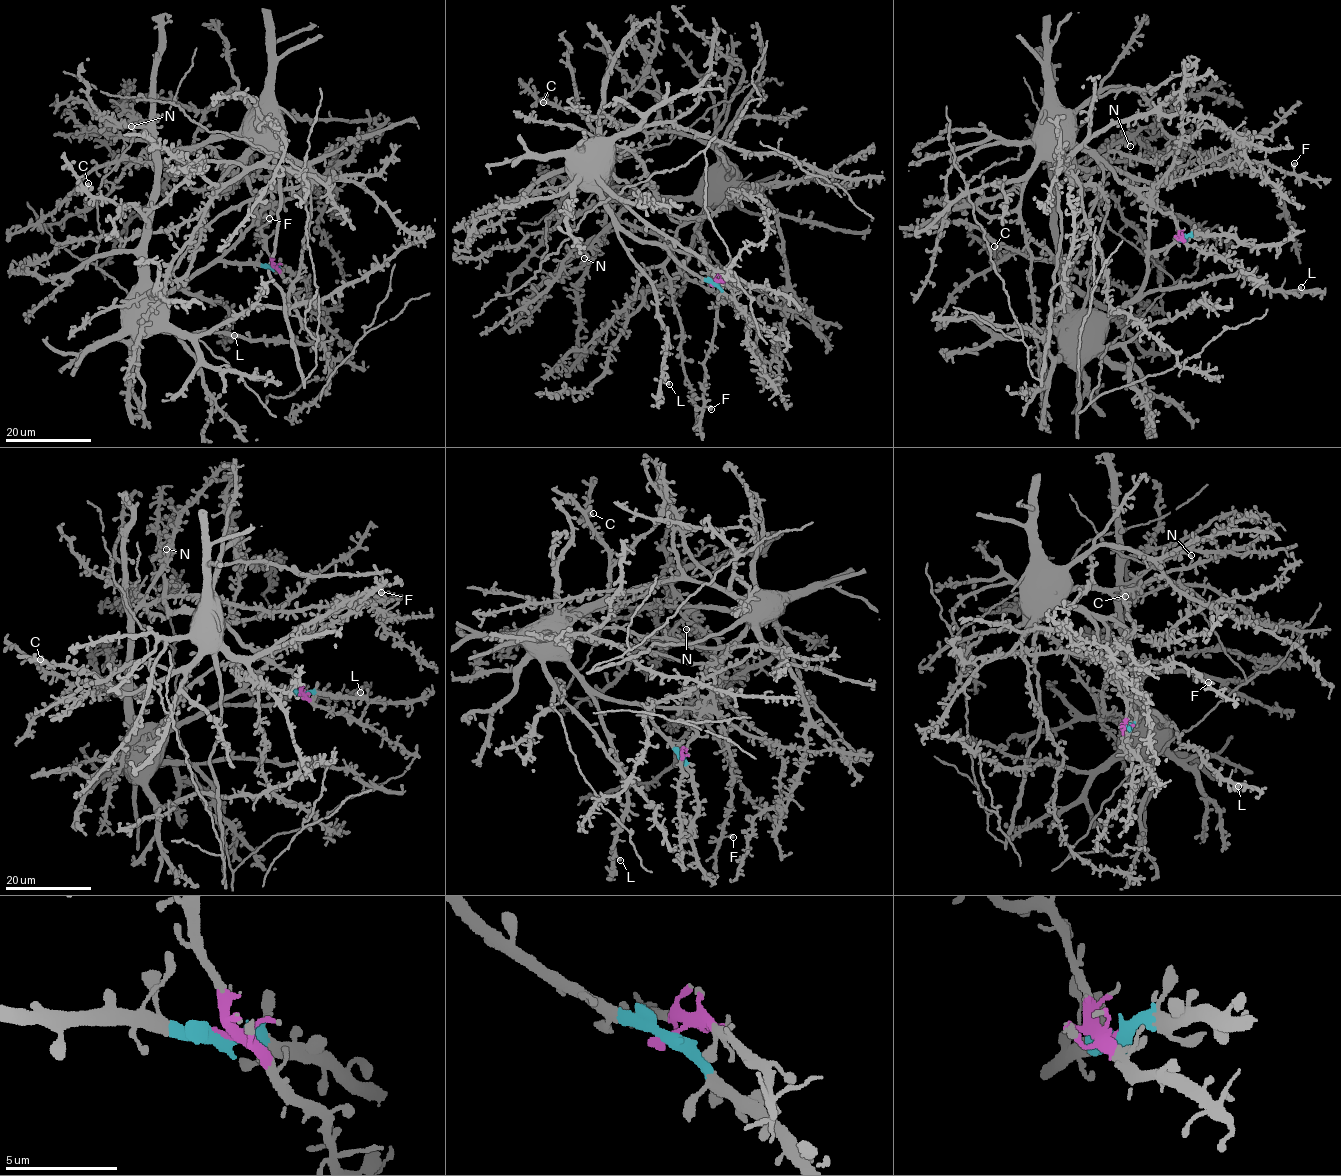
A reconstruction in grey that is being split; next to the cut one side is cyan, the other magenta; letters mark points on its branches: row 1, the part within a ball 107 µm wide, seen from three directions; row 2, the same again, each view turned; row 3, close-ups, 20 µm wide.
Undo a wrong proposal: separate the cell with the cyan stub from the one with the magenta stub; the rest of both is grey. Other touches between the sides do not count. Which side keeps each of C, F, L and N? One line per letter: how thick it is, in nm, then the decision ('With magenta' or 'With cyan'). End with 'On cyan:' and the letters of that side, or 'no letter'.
C: Thickness 440 nm. With cyan
F: Thickness 460 nm. With magenta
L: Thickness 400 nm. With cyan
N: Thickness 400 nm. With cyan
On cyan: C, L, N

